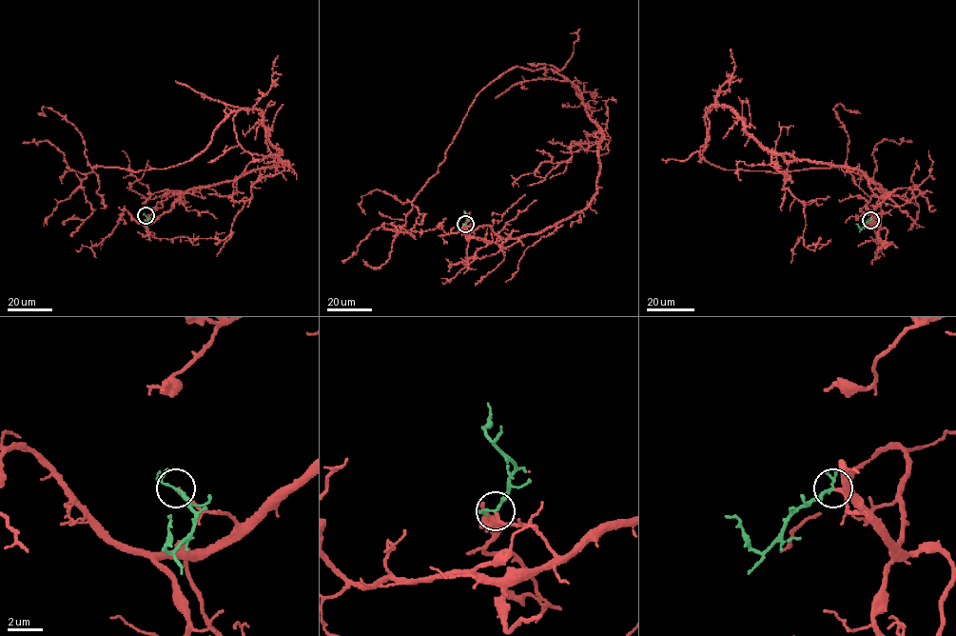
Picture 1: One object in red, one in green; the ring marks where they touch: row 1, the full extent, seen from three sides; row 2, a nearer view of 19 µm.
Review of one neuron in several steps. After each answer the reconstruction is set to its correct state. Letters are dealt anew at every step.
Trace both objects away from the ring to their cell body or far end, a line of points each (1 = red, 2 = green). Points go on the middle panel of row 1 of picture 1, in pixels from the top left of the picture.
1: (465, 224), (521, 238), (588, 205), (601, 130), (566, 78), (512, 67), (492, 81), (406, 222), (342, 261)
2: (465, 224), (467, 218), (464, 210)

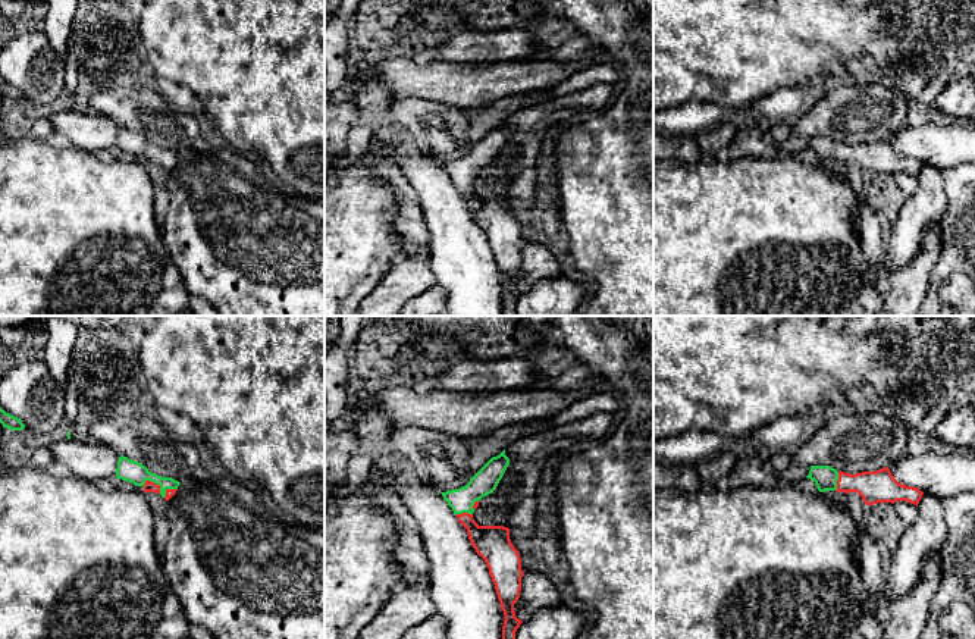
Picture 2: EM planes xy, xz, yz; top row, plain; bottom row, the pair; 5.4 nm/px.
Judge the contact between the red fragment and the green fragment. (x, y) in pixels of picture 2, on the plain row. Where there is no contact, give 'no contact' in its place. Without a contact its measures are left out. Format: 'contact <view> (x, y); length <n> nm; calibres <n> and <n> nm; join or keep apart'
contact xy (153, 153); length 120 nm; calibres 60 and 120 nm; join

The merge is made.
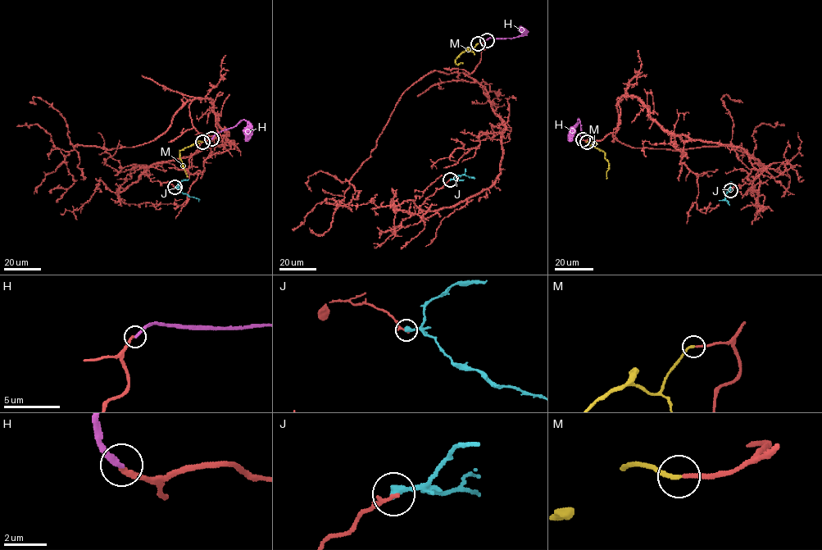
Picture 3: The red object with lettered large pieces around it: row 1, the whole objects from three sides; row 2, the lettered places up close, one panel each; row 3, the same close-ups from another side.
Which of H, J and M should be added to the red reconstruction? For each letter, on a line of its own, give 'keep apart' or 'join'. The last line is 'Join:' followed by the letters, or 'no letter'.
H: keep apart
J: keep apart
M: join
Join: M

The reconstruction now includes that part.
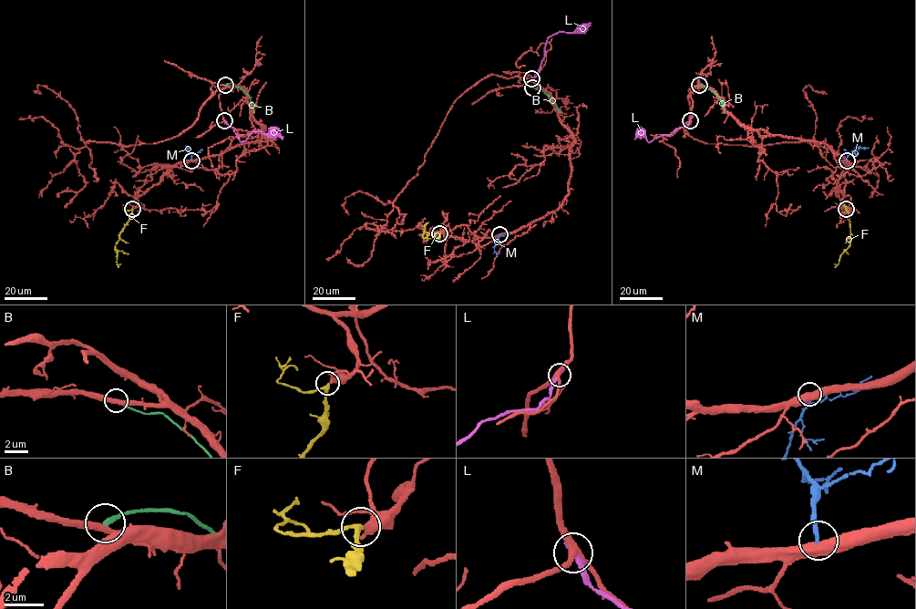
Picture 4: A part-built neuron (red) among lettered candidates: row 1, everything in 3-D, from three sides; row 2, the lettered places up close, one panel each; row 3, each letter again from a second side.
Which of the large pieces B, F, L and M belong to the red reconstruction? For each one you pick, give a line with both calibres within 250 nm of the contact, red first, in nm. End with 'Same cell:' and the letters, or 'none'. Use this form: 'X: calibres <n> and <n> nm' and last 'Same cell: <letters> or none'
F: calibres 360 and 220 nm
Same cell: F

